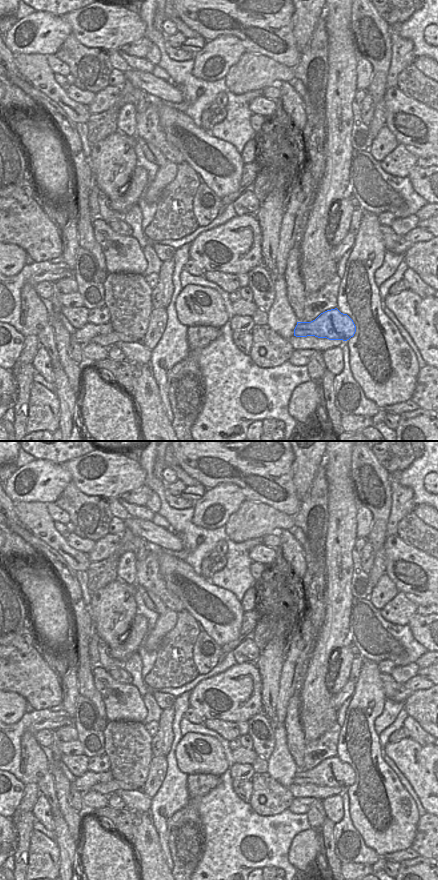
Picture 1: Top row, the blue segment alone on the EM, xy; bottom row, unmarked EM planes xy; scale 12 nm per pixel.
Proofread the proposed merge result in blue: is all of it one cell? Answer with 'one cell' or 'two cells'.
one cell

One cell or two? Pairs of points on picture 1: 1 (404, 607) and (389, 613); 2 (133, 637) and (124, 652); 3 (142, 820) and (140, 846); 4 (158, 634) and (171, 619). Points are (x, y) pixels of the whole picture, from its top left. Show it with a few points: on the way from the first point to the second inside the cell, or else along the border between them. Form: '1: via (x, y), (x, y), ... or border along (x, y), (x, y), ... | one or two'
1: via (400, 609), (393, 611) | one
2: via (133, 641), (128, 648) | one
3: via (142, 826), (142, 840) | one
4: via (160, 630), (167, 623) | one

